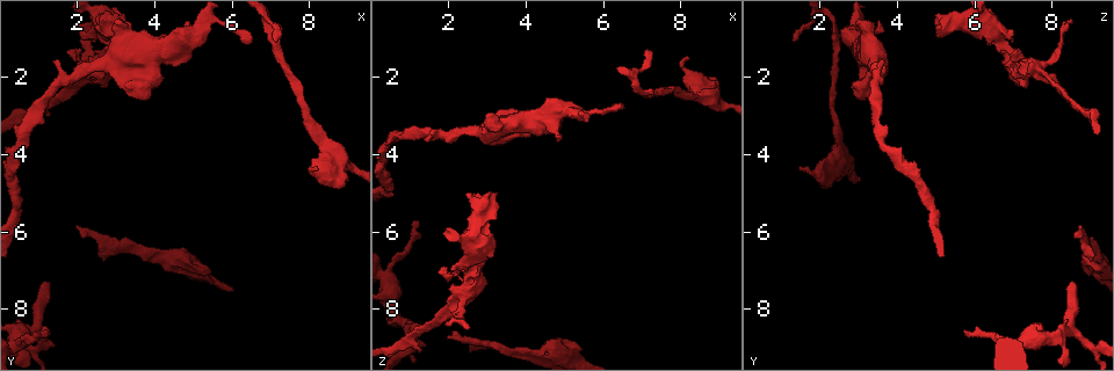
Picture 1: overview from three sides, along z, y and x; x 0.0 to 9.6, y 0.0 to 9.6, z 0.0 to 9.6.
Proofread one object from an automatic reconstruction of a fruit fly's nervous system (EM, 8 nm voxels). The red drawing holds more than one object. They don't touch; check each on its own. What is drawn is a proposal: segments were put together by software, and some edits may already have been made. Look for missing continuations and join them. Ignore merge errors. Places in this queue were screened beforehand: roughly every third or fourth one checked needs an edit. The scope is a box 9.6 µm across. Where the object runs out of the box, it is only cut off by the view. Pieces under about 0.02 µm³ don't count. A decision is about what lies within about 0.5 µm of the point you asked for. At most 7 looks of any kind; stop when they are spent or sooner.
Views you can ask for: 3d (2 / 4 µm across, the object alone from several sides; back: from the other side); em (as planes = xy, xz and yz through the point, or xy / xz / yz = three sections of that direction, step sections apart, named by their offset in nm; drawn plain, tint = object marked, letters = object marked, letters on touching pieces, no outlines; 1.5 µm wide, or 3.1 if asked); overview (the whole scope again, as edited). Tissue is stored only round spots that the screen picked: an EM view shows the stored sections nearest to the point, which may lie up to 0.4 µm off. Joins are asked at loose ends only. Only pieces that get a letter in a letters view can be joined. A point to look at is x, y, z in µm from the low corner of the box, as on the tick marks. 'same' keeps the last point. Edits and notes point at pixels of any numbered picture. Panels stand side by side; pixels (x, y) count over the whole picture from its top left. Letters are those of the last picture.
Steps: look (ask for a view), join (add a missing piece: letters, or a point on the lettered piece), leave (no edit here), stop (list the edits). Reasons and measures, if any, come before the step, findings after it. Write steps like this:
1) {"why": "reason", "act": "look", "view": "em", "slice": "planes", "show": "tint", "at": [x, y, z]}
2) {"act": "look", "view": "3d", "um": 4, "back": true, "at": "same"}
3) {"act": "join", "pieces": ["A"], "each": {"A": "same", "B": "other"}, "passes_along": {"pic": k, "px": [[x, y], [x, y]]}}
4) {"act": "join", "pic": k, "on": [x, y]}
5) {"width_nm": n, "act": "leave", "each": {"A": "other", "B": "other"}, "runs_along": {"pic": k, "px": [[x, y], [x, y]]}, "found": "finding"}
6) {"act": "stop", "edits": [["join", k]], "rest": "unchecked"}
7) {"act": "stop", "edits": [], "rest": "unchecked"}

{"why": "free end", "act": "look", "view": "em", "slice": "xy", "step": 8, "show": "tint", "at": [2.55, 6.65, 9.10]}

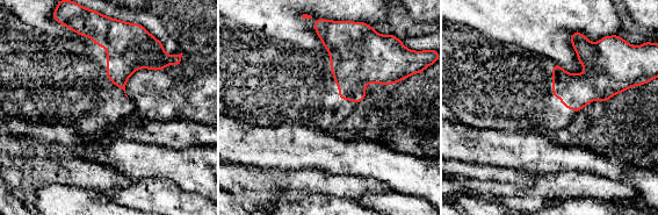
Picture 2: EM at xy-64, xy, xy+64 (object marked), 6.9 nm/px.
{"act": "look", "view": "em", "slice": "planes", "show": "letters", "at": "same"}

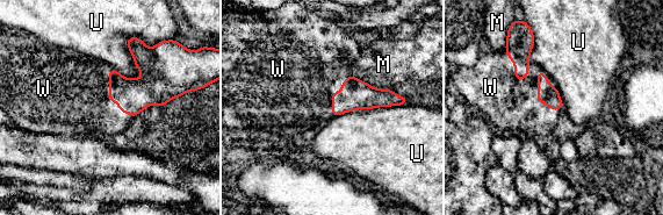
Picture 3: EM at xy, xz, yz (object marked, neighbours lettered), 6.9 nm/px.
{"act": "join", "pieces": ["W"], "each": {"M": "other", "U": "other", "W": "same"}, "passes_along": {"pic": 3, "px": [[549, 95], [538, 95], [507, 104]]}, "found": "the cell continues"}

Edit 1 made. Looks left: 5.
{"why": "free end", "act": "look", "view": "em", "slice": "yz", "step": 4, "show": "tint", "at": [2.50, 0.70, 5.05]}

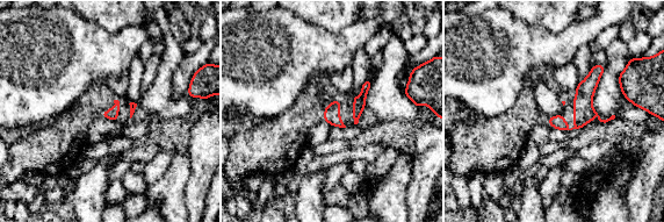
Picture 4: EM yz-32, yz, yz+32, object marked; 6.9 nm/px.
{"act": "look", "view": "em", "slice": "yz", "step": 4, "show": "letters", "at": "same"}

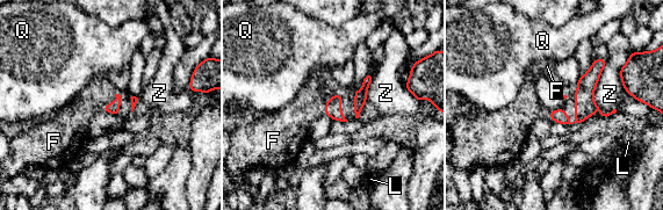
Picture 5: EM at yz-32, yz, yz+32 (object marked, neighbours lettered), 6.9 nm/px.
{"act": "join", "pieces": ["F"], "each": {"F": "same", "L": "other", "Q": "other", "Z": "other"}, "found": "it goes on there"}

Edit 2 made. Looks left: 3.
{"act": "look", "view": "3d", "um": 4, "at": [8.15, 4.35, 1.50]}

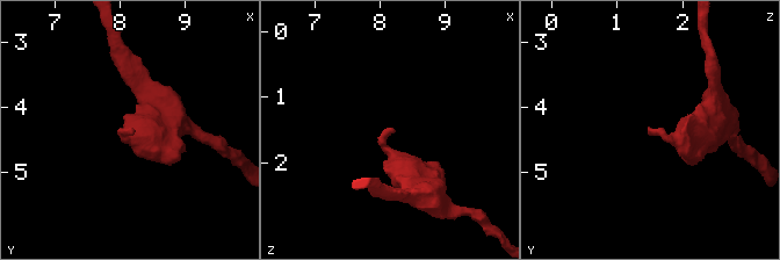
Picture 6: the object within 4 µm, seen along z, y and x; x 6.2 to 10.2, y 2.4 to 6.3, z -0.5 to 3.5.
{"why": "shape alone is not enough", "act": "look", "view": "em", "slice": "planes", "show": "plain", "at": [8.20, 4.30, 1.50]}

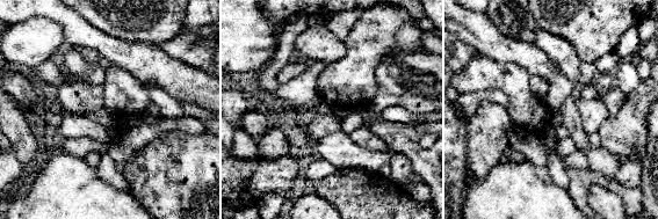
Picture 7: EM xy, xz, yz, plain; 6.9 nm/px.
{"act": "look", "view": "em", "slice": "planes", "show": "letters", "at": "same"}

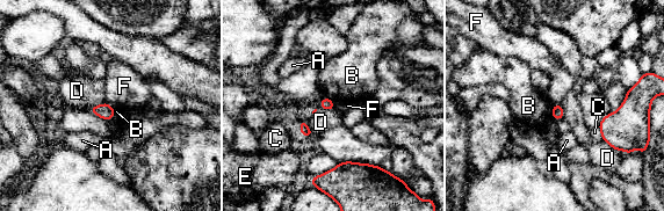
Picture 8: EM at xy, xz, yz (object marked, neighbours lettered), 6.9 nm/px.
{"act": "leave", "each": {"A": "other", "B": "other", "C": "other", "D": "other", "E": "other", "F": "other"}, "border": {"pic": 8, "px": [[106, 102], [114, 110]]}, "found": "none of them fits"}

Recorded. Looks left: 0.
{"act": "stop", "edits": [["join", 3], ["join", 5]], "rest": "unchecked"}

